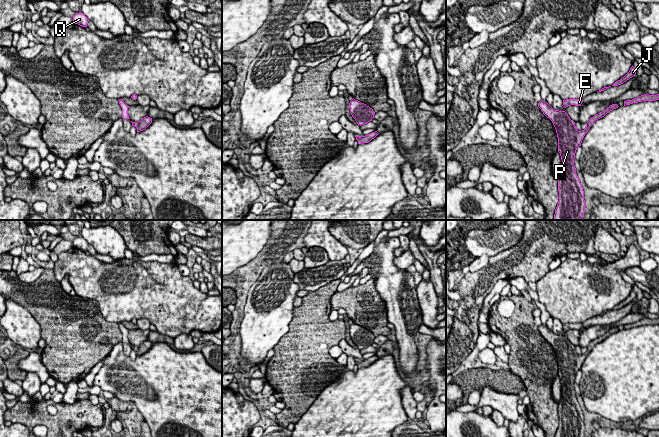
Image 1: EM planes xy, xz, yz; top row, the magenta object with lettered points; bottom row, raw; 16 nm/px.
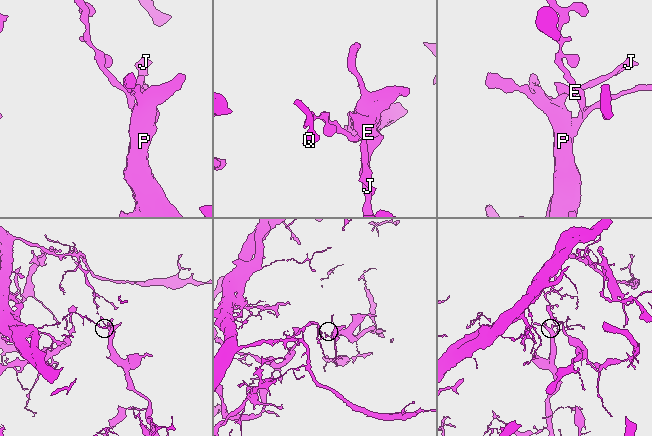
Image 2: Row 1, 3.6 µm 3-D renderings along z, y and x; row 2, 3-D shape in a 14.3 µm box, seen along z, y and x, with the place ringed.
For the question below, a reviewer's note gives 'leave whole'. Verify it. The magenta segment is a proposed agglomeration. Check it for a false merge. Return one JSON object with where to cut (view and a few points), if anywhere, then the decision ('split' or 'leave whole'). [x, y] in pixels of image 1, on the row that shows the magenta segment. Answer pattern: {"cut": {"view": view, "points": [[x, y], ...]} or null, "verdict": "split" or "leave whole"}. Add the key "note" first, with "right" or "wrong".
{"note": "wrong", "cut": {"view": "xz", "points": [[363, 136], [357, 139]]}, "verdict": "split"}

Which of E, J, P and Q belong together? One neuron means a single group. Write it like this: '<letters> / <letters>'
E J P / Q

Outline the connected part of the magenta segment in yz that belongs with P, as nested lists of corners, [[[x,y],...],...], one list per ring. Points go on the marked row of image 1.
[[[543,100],[538,103],[538,107],[552,121],[556,129],[558,152],[562,160],[562,171],[558,180],[559,202],[555,209],[554,220],[581,220],[584,217],[585,200],[583,187],[574,165],[575,153],[593,123],[619,106],[612,104],[594,115],[587,122],[587,127],[581,131],[577,130],[575,122],[565,111],[554,110]]]

